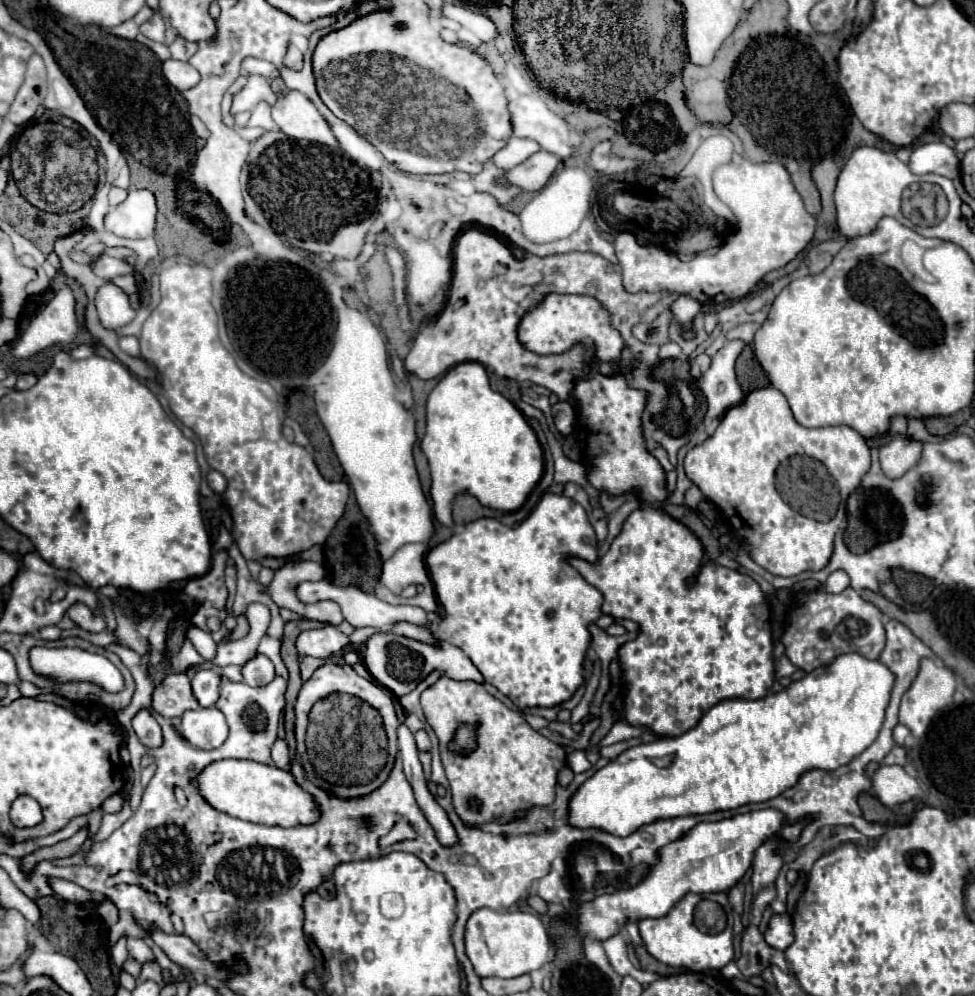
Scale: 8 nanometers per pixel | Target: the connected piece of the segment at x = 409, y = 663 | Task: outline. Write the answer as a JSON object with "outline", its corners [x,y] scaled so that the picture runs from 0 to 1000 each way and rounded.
{"outline":[[[389,636],[376,642],[374,654],[372,654],[372,666],[376,668],[378,676],[385,680],[385,684],[393,690],[397,690],[405,700],[413,700],[422,696],[444,672],[450,672],[452,676],[461,678],[469,684],[487,684],[497,686],[493,674],[483,666],[483,662],[471,652],[456,644],[452,644],[450,650],[442,650],[436,646],[430,646],[426,642],[417,642],[405,636]]]}

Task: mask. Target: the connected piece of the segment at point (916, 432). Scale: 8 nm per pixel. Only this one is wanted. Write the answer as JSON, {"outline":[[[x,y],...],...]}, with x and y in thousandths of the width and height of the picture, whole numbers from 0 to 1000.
{"outline":[[[932,421],[930,437],[932,437],[934,441],[947,443],[947,445],[951,445],[951,443],[965,443],[965,441],[969,441],[969,439],[957,439],[957,437],[953,437],[953,433],[949,431],[949,425],[947,425],[945,421]]]}

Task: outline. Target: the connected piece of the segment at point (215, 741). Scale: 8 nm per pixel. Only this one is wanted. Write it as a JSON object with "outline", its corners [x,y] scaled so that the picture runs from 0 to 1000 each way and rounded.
{"outline":[[[223,710],[192,714],[186,724],[188,740],[200,752],[223,752],[233,742],[233,724]]]}

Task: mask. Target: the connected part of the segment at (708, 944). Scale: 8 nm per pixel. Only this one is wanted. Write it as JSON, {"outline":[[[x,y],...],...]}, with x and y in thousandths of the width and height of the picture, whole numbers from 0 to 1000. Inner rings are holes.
{"outline":[[[705,897],[701,903],[692,907],[692,911],[674,923],[657,923],[655,925],[655,937],[659,943],[662,953],[678,967],[688,969],[688,971],[705,971],[709,975],[723,975],[723,973],[739,973],[752,963],[752,921],[750,921],[750,909],[746,905],[744,897]],[[719,903],[729,903],[742,909],[748,925],[746,933],[739,937],[719,937],[711,929],[711,913]]]}

